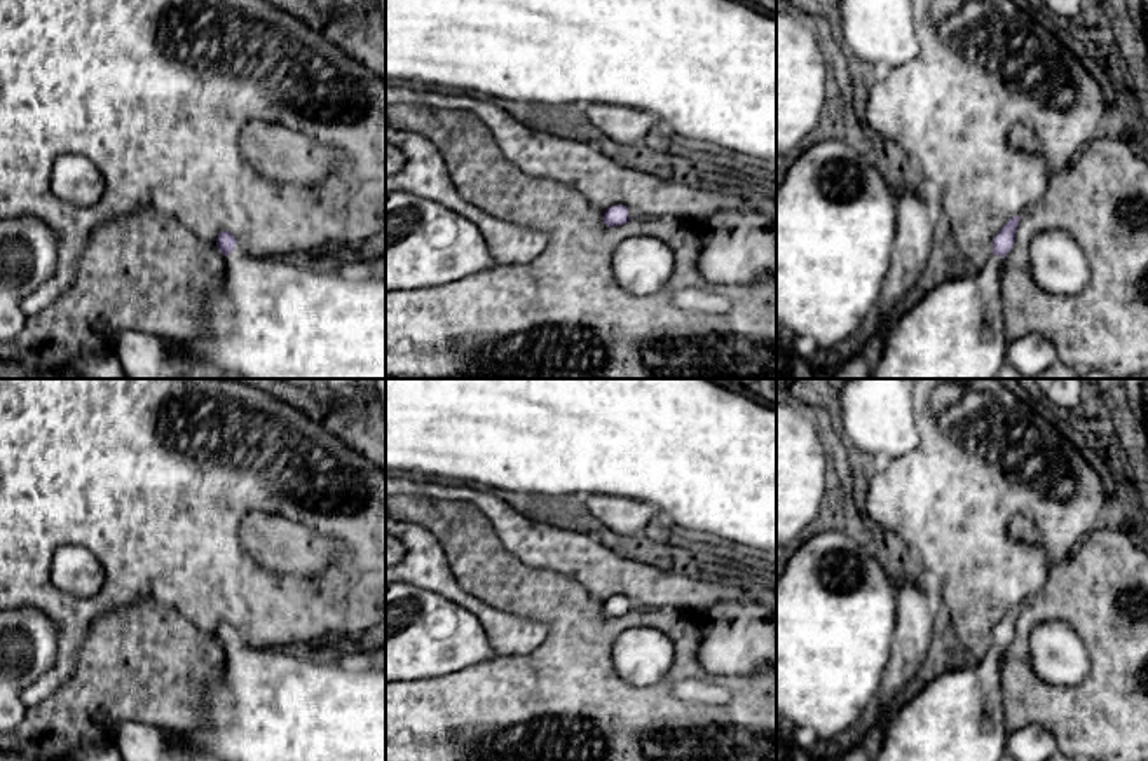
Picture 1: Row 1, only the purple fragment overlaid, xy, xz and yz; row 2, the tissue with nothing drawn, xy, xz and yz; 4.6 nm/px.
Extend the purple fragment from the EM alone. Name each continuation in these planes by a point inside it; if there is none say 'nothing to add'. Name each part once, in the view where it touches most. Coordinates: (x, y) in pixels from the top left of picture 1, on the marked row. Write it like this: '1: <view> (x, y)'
1: xy (278, 318)

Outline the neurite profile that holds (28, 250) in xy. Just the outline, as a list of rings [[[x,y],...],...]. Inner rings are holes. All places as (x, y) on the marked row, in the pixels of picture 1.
[[[35,216],[0,218],[0,344],[24,328],[21,302],[54,276],[58,239]]]

